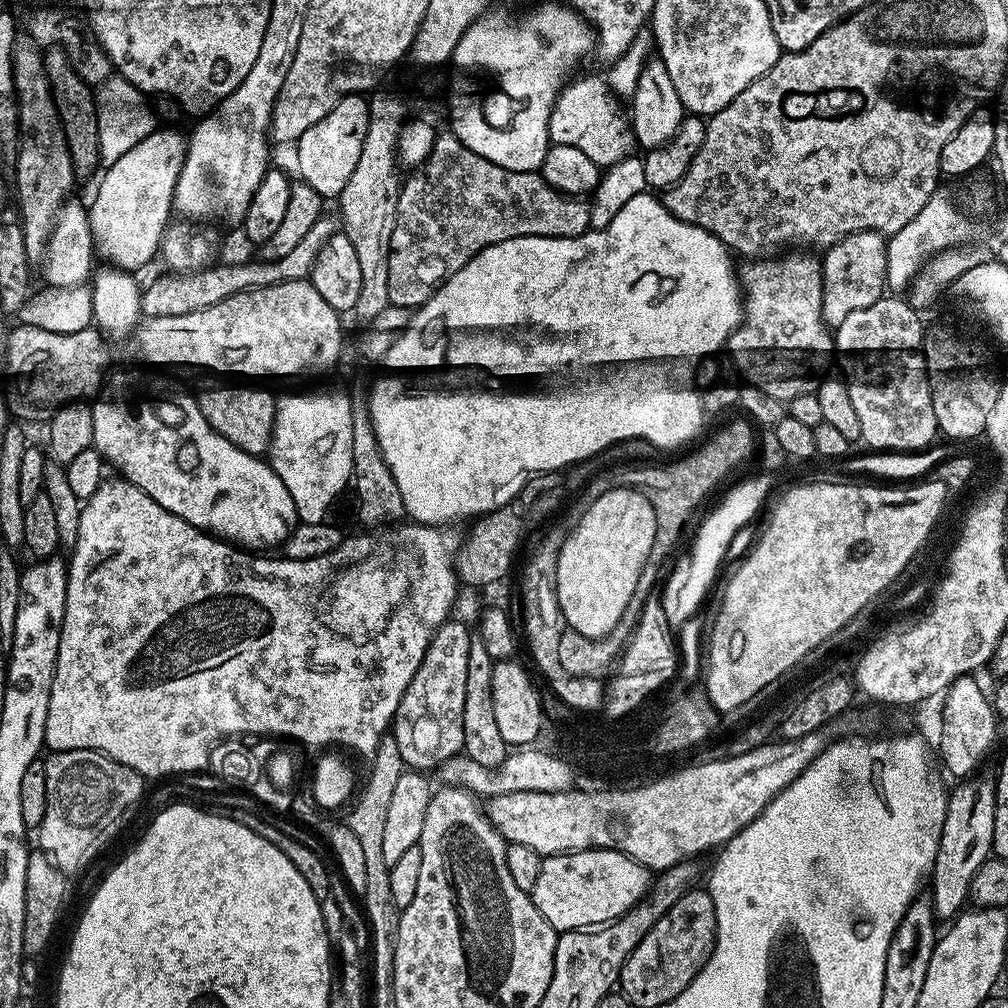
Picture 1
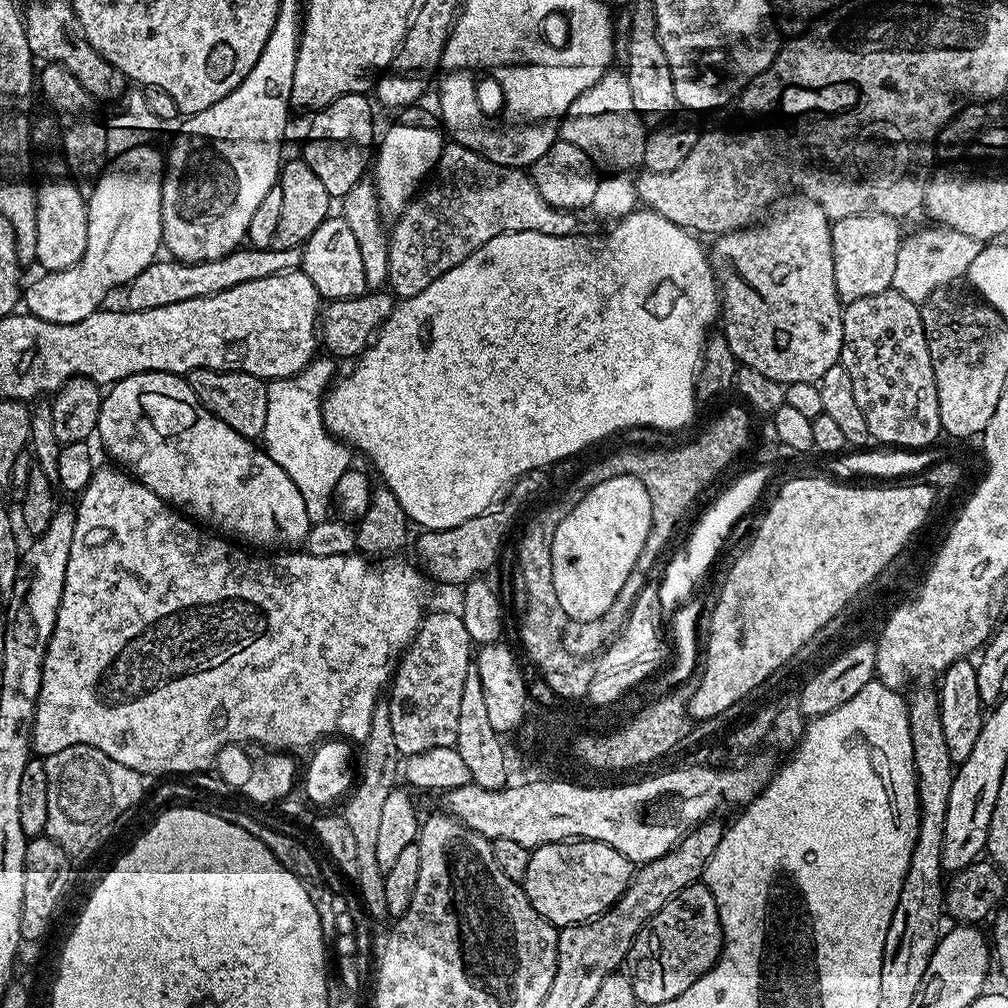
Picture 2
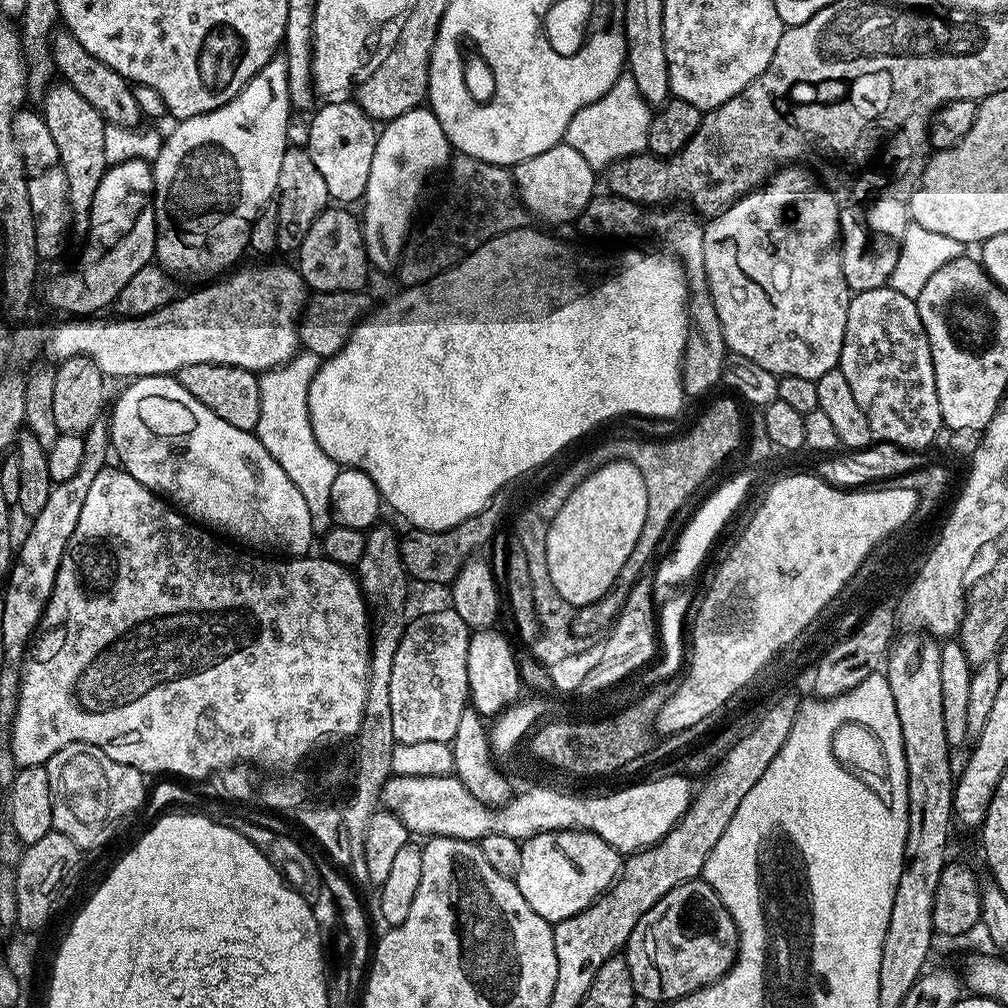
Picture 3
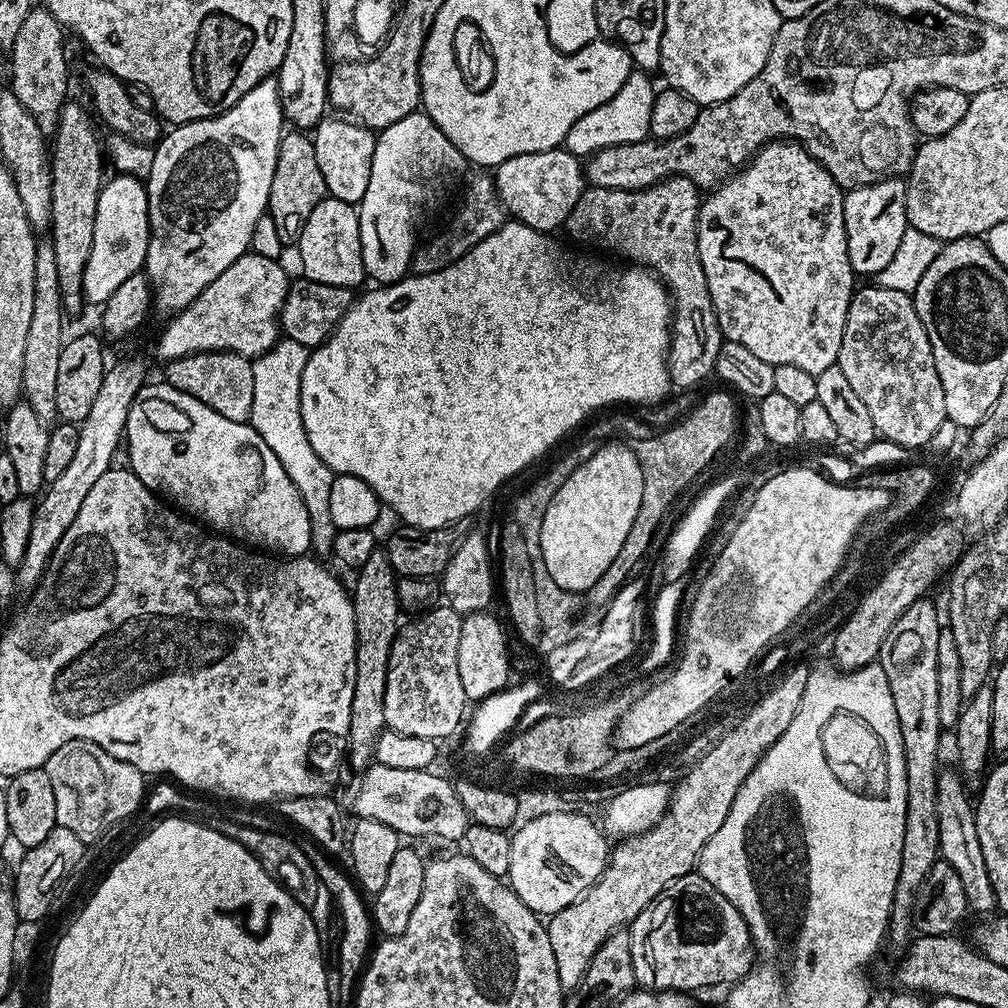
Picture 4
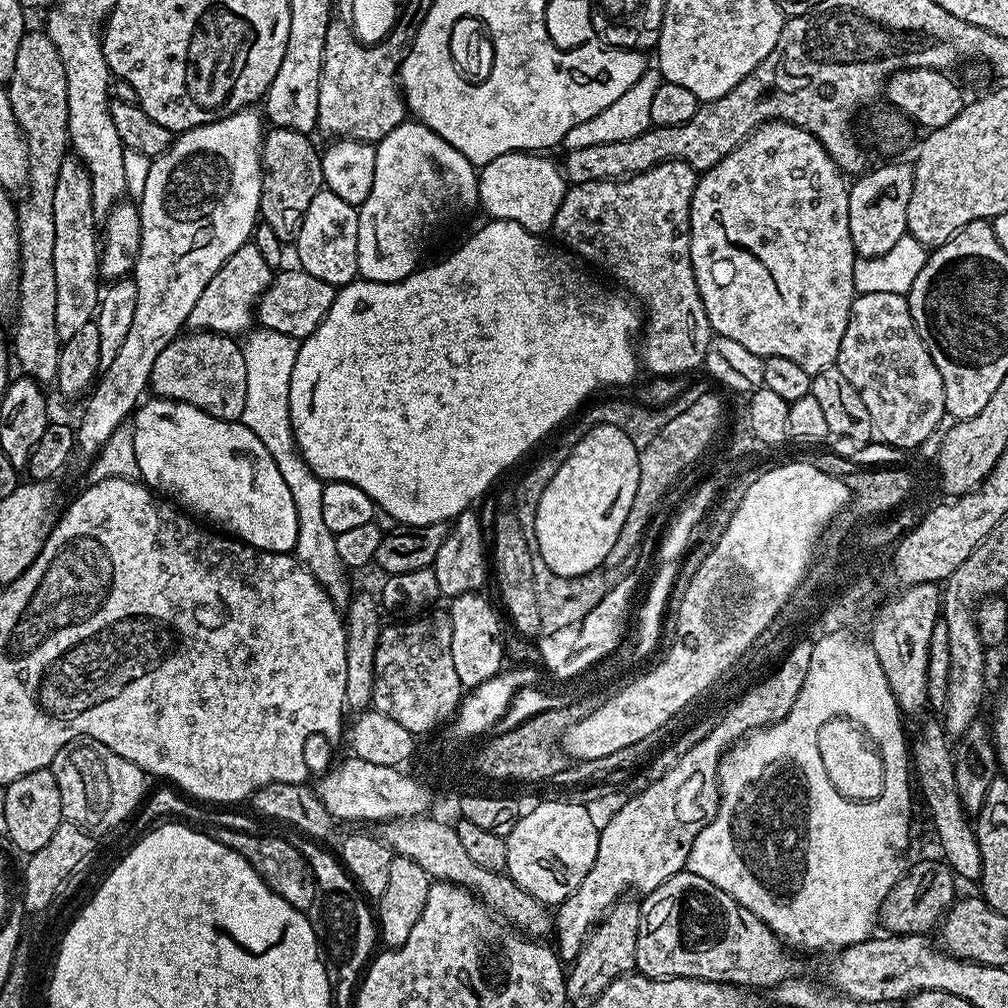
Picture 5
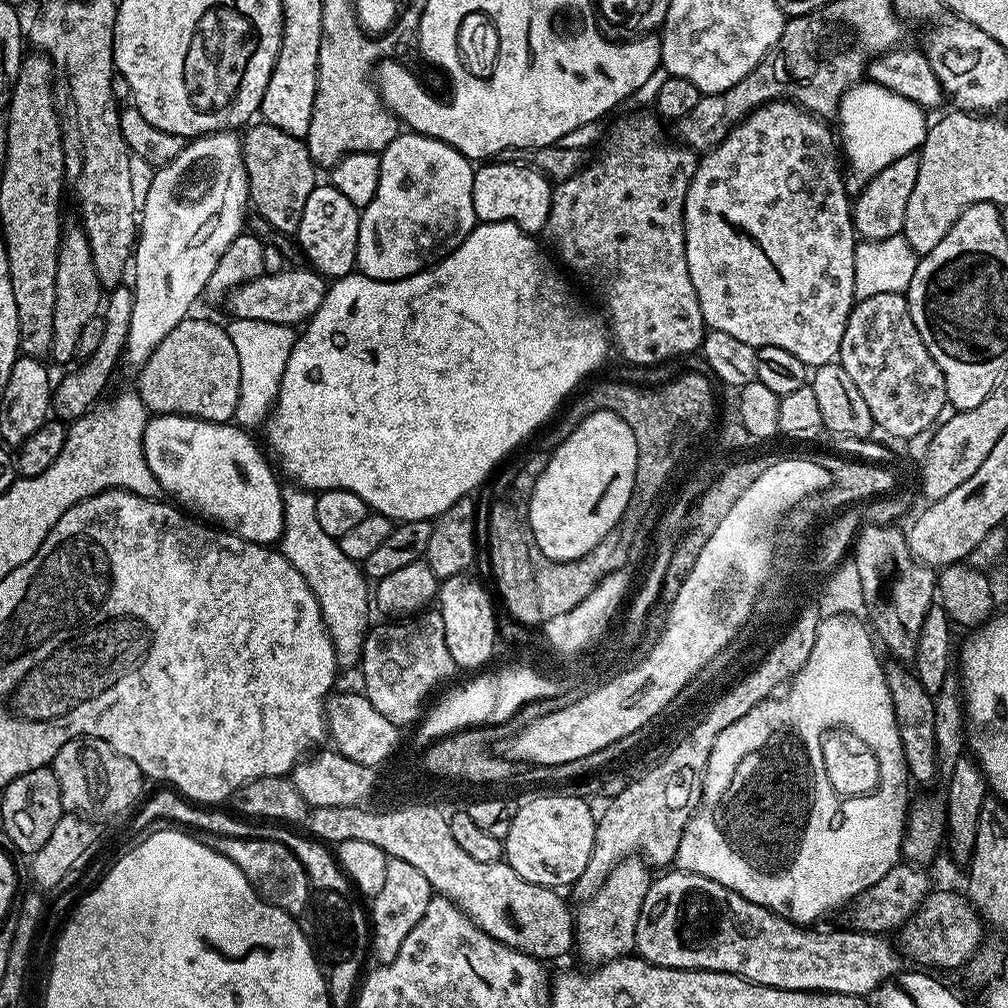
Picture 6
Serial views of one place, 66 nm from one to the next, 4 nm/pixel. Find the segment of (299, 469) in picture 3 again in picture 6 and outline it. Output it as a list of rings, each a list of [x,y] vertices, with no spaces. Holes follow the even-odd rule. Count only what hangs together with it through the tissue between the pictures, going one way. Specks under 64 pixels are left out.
[[[233,319],[227,325],[228,337],[238,352],[238,370],[240,385],[238,386],[238,406],[235,423],[245,430],[252,430],[256,423],[265,419],[271,409],[276,392],[282,382],[282,374],[286,370],[286,362],[290,358],[292,348],[296,345],[298,335],[295,327],[278,322],[258,322],[257,320]],[[291,482],[282,488],[284,498],[284,532],[278,541],[278,550],[302,574],[316,595],[326,630],[336,651],[336,663],[341,669],[355,669],[364,649],[364,638],[368,634],[368,608],[370,612],[370,584],[361,565],[342,554],[339,539],[330,537],[318,523],[315,510],[316,496],[307,488]]]

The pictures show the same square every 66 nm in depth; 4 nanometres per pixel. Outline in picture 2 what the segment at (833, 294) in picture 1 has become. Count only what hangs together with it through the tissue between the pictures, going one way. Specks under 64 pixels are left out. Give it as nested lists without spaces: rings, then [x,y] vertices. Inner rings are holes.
[[[855,216],[832,224],[834,250],[834,282],[838,285],[841,301],[870,298],[892,288],[894,266],[898,263],[898,250],[902,234],[895,216]]]

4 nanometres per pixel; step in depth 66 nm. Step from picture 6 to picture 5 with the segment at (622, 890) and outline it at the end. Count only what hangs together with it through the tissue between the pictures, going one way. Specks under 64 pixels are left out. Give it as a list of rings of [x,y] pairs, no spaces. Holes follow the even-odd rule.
[[[621,898],[609,910],[607,916],[593,928],[588,941],[582,946],[580,955],[571,963],[566,972],[569,1001],[587,1002],[593,1000],[610,982],[619,976],[636,972],[636,951],[638,950],[638,930],[642,919],[642,908],[632,898]]]

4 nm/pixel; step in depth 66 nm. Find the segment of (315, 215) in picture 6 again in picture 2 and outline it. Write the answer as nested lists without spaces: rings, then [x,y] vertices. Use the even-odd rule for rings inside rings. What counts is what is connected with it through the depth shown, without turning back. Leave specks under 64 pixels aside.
[[[329,215],[322,226],[310,234],[308,241],[302,245],[302,251],[302,270],[306,278],[314,282],[318,294],[325,301],[349,300],[369,291],[366,270],[362,270],[362,253],[358,250],[358,242],[354,239],[350,226],[346,226],[343,215]]]

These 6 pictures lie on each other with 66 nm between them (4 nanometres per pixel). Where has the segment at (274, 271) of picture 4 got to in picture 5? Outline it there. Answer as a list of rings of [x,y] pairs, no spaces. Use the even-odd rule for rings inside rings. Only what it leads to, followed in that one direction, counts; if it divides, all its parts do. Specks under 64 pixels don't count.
[[[255,243],[243,244],[210,278],[206,290],[202,290],[198,302],[194,302],[194,310],[190,310],[187,327],[202,332],[223,332],[233,338],[247,333],[254,324],[256,305],[260,303],[260,295],[272,284],[274,269],[258,254]]]

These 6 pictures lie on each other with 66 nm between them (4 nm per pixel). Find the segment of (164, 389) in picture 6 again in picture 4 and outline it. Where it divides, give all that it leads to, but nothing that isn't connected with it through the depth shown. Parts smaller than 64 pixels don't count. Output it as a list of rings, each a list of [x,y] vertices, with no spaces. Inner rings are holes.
[[[195,352],[192,356],[183,356],[177,360],[167,361],[168,376],[166,382],[210,406],[222,418],[230,418],[230,422],[245,422],[250,414],[250,406],[254,404],[254,370],[252,360],[247,356],[239,356],[233,352]]]

